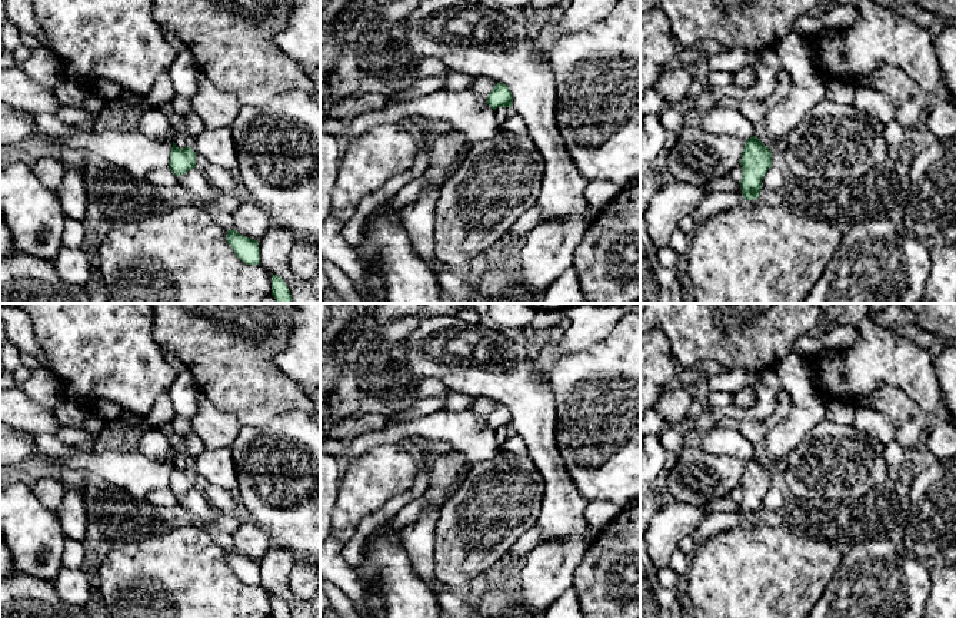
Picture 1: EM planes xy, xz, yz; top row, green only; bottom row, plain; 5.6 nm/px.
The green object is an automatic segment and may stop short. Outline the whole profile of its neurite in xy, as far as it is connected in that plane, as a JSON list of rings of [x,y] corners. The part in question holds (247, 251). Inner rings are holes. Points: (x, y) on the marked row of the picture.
[[[233,229],[227,230],[226,239],[242,262],[246,265],[260,263],[260,249],[257,240],[249,239]]]

